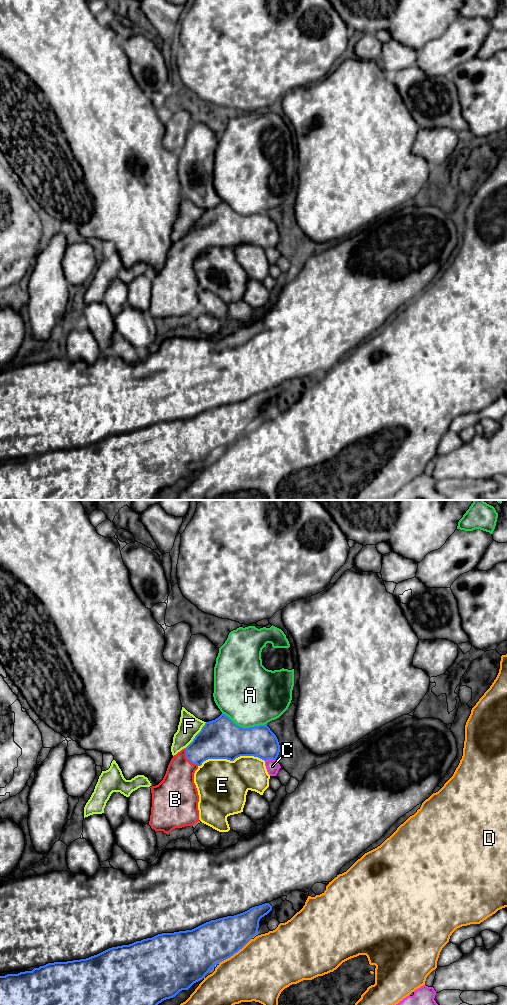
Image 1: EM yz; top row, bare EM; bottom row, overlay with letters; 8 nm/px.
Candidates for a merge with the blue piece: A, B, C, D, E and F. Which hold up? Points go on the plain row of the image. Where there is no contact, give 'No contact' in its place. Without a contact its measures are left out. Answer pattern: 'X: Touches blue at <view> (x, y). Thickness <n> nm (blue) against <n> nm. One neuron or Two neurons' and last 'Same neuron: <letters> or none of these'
A: Touches blue at yz (244, 216). Thickness 320 nm (blue) against 460 nm. Two neurons
B: Touches blue at yz (188, 247). Thickness 280 nm (blue) against 280 nm. One neuron
C: Touches blue at yz (270, 246). Thickness 260 nm (blue) against 110 nm. Two neurons
D: Touches blue at yz (234, 441). Thickness 340 nm (blue) against 460 nm. Two neurons
E: Touches blue at yz (231, 248). Thickness 320 nm (blue) against 420 nm. Two neurons
F: Touches blue at yz (196, 223). Thickness 320 nm (blue) against 180 nm. Two neurons
Same neuron: B

